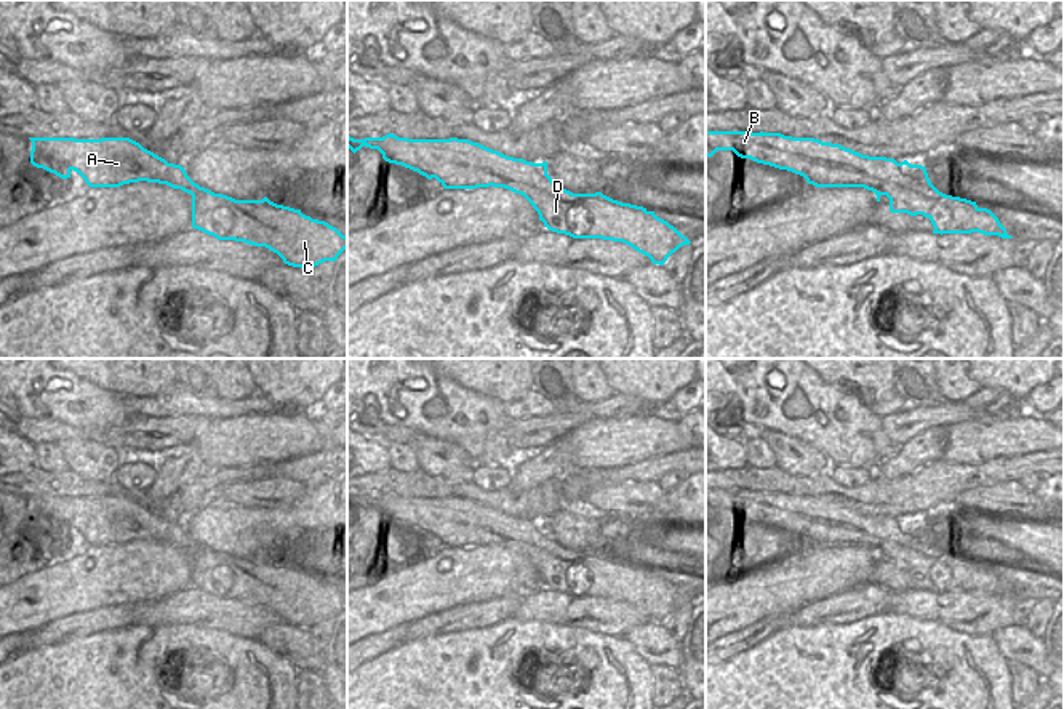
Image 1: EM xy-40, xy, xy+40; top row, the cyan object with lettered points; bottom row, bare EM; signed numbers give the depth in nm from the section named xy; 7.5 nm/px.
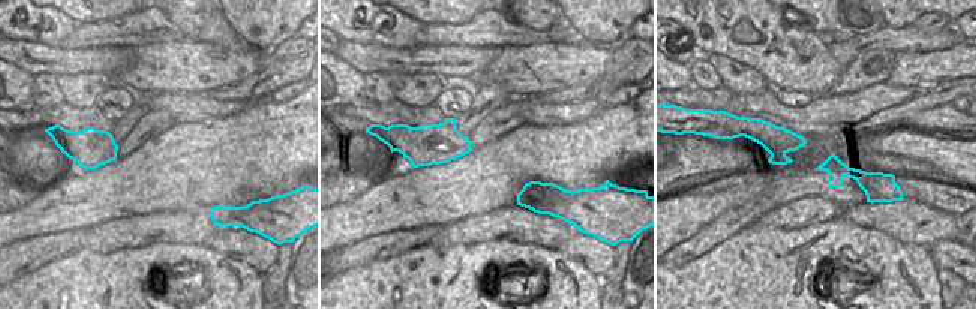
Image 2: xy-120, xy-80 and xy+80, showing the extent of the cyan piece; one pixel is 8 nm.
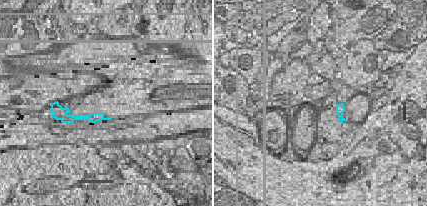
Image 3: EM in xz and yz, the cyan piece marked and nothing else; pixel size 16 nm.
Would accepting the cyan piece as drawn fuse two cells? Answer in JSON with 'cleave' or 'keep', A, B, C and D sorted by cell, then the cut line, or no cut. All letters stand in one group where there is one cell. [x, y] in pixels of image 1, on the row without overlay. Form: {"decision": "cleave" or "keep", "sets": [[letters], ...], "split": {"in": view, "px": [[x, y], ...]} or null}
{"decision": "keep", "sets": [["A", "B", "C", "D"]], "split": null}

